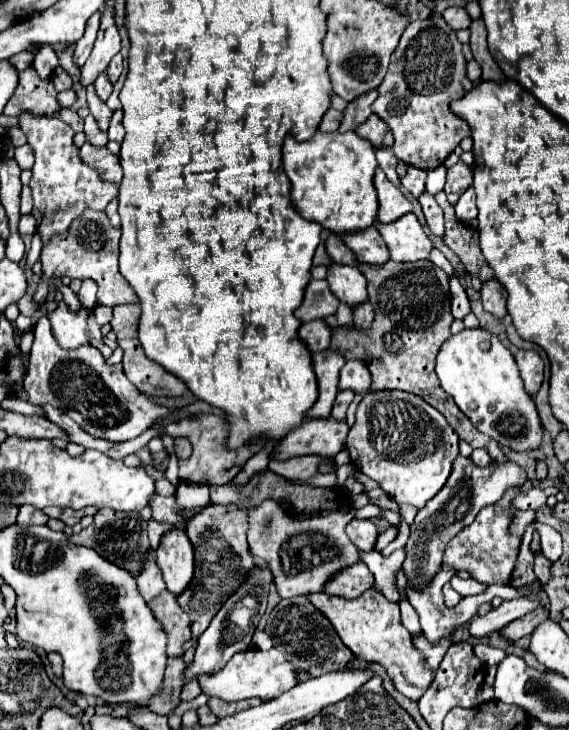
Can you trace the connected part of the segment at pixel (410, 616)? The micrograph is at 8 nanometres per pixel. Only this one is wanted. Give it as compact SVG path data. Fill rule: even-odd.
M402 600L400 602L400 612L402 612L402 624L410 630L412 636L421 634L421 626L419 622L419 616L416 614L416 610L410 606L408 600Z

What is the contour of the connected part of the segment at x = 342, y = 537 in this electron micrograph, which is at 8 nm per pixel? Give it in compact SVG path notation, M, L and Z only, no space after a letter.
M264 500L256 510L252 510L248 528L250 552L268 562L280 598L320 592L340 570L360 562L360 548L350 542L344 530L348 520L350 516L344 516L342 522L340 512L332 512L328 516L314 516L298 522L286 518L274 500Z

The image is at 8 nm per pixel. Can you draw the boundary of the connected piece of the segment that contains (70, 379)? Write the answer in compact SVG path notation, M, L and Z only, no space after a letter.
M42 316L34 326L32 360L26 370L24 388L28 392L28 402L56 406L58 410L64 410L64 414L68 414L74 422L78 422L88 434L110 442L130 440L146 432L156 418L170 412L170 408L160 408L144 398L124 376L122 366L106 364L98 348L86 344L76 350L62 350L52 338L46 316Z

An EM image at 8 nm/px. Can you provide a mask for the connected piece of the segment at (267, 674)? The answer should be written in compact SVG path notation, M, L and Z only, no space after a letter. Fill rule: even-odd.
M248 648L248 650L234 654L230 658L230 662L224 666L224 670L220 670L218 674L212 674L212 676L200 676L198 682L206 696L216 696L226 702L236 702L236 700L244 700L244 698L272 700L272 698L288 692L296 684L296 678L294 678L292 664L286 660L286 656L278 648L270 648L266 652Z

